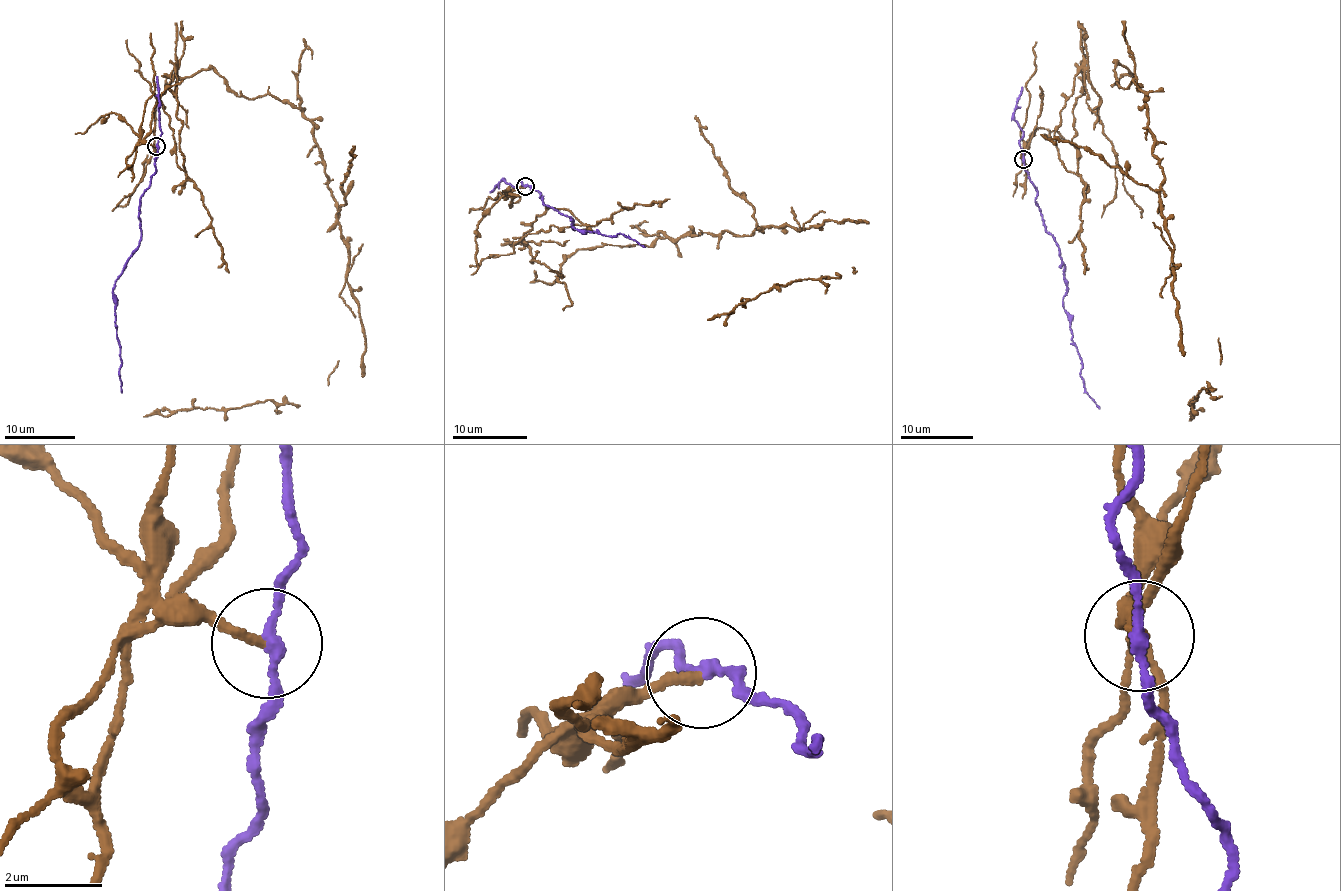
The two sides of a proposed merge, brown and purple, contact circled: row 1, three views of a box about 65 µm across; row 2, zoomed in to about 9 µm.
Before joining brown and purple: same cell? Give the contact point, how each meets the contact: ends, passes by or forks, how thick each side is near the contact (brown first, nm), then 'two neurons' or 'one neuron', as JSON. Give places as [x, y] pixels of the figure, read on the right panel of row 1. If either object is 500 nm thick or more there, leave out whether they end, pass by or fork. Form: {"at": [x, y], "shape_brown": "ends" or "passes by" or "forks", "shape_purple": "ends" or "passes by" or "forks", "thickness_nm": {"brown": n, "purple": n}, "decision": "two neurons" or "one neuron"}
{"at": [1023, 159], "shape_brown": "ends", "shape_purple": "passes by", "thickness_nm": {"brown": 190, "purple": 200}, "decision": "two neurons"}

